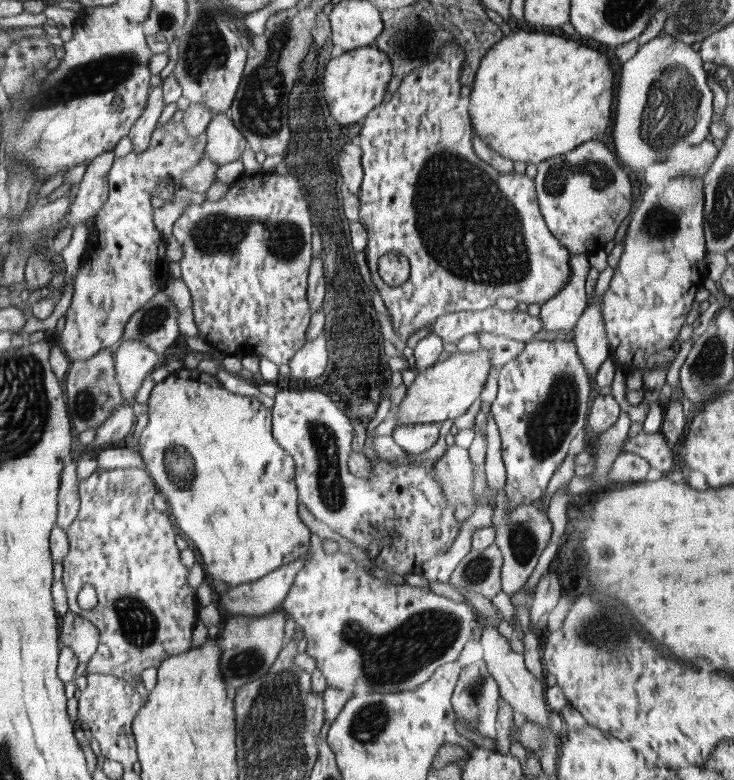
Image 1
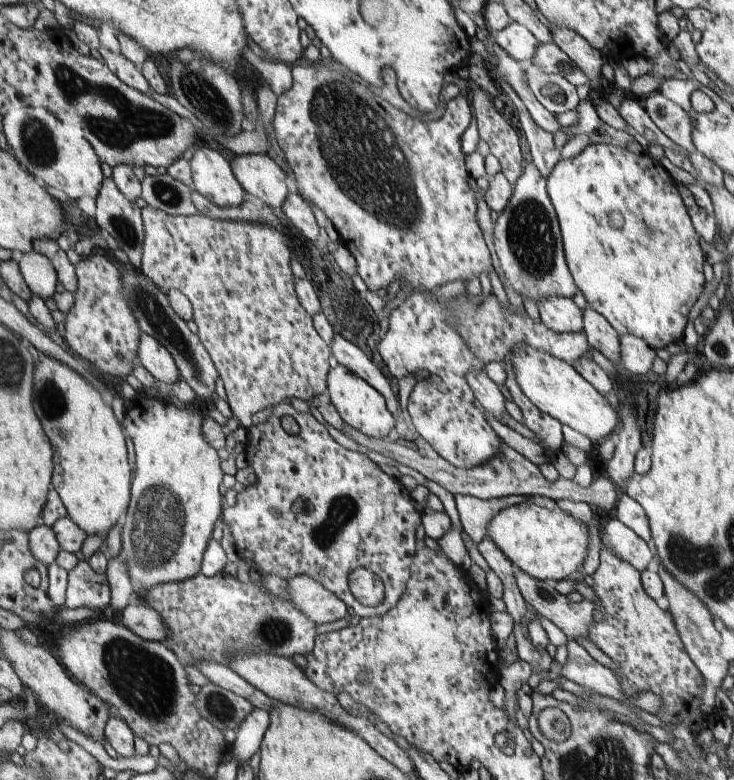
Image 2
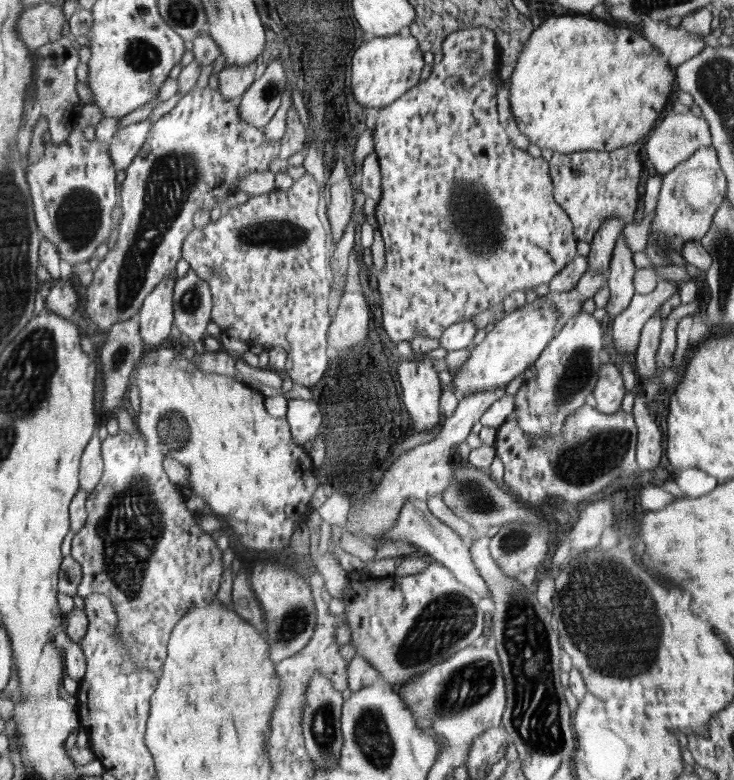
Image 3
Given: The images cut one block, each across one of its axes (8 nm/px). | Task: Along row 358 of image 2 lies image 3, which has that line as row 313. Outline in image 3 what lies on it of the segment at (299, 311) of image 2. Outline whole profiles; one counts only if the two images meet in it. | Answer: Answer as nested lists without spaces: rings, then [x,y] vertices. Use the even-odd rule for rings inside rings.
[[[306,173],[302,177],[294,180],[290,187],[280,188],[266,194],[251,196],[246,203],[238,205],[223,212],[217,212],[213,219],[205,228],[194,229],[186,236],[186,248],[182,248],[182,259],[188,262],[190,268],[197,273],[197,276],[205,280],[213,292],[213,313],[212,321],[219,325],[222,332],[230,338],[242,340],[249,345],[250,349],[260,349],[270,344],[274,347],[281,346],[288,353],[284,372],[285,377],[291,378],[293,384],[300,386],[314,386],[326,372],[326,332],[332,323],[332,316],[328,314],[328,296],[332,290],[332,272],[330,272],[330,262],[326,256],[326,228],[322,226],[316,208],[318,208],[318,184],[312,175]]]

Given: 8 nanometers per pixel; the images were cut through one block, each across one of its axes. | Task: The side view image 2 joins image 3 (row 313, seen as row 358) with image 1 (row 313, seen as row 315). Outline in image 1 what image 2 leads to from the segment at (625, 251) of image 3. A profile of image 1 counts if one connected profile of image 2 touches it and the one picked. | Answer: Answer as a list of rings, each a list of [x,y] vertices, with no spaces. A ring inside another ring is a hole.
[[[601,297],[593,299],[591,306],[584,309],[569,335],[569,338],[577,345],[582,367],[590,380],[595,380],[597,371],[610,354],[610,344],[606,338],[600,304]]]

